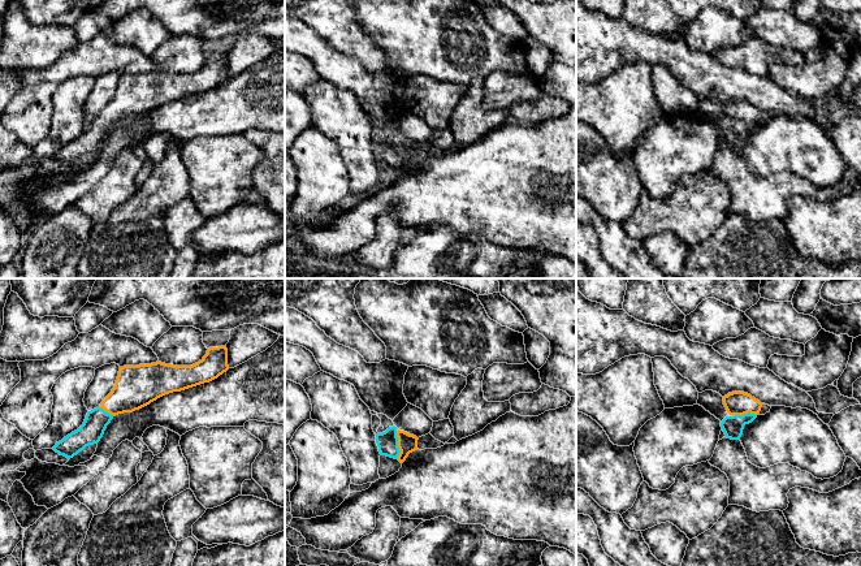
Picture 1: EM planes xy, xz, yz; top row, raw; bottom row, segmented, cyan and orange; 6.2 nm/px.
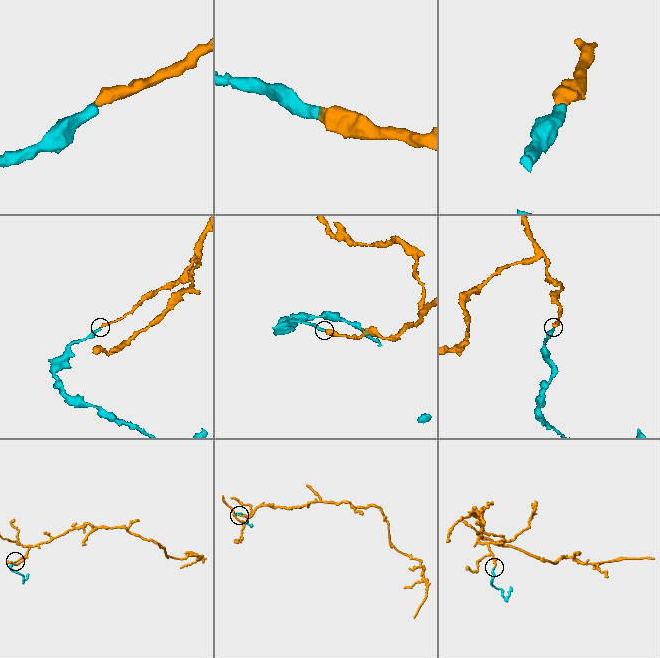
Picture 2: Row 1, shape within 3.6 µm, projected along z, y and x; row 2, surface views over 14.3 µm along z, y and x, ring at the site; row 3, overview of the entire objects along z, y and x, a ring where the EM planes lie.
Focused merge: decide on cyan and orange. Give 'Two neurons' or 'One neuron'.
One neuron

